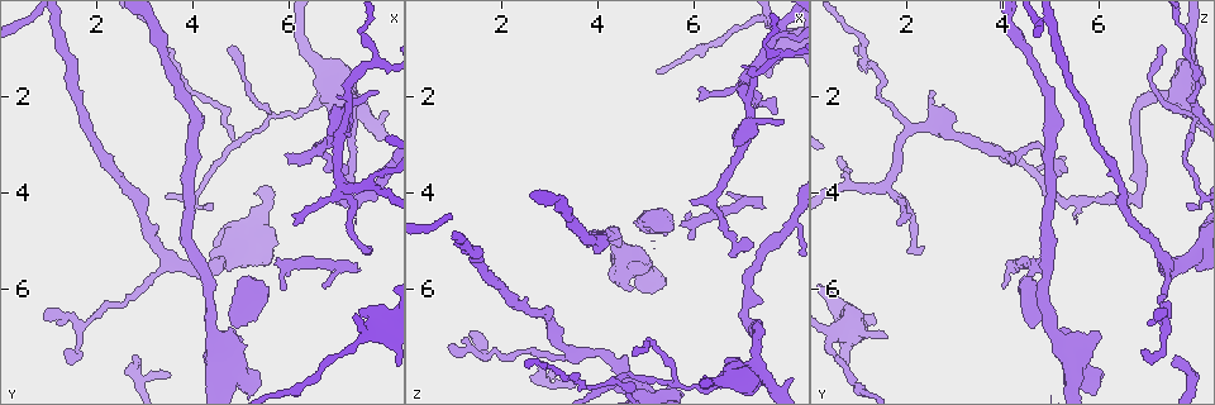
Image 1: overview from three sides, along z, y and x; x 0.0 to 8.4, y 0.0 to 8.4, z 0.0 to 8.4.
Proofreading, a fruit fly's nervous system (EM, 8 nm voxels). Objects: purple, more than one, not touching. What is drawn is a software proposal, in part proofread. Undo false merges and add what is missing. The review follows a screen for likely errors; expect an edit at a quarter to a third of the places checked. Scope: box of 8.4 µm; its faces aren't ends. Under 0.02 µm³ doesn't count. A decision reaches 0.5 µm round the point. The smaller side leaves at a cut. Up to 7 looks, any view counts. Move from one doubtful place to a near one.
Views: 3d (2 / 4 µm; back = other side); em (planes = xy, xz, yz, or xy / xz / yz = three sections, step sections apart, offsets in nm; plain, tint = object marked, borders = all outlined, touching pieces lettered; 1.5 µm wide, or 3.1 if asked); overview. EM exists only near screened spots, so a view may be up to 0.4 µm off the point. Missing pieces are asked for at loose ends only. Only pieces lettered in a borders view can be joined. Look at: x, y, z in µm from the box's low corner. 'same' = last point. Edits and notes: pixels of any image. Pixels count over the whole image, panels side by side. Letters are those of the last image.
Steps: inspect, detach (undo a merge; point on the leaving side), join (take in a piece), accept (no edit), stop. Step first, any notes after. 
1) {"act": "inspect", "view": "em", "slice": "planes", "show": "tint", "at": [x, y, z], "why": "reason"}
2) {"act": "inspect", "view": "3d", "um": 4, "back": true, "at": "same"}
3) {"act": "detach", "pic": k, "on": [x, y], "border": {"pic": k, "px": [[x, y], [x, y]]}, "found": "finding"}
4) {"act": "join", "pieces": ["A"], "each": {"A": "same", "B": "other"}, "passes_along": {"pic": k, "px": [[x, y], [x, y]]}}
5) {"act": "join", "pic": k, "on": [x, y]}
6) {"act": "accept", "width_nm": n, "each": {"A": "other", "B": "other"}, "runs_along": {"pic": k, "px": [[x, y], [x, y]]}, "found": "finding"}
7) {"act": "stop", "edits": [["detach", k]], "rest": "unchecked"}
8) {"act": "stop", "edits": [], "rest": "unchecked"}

{"act": "inspect", "view": "em", "slice": "planes", "show": "borders", "at": [7.55, 6.95, 1.65]}

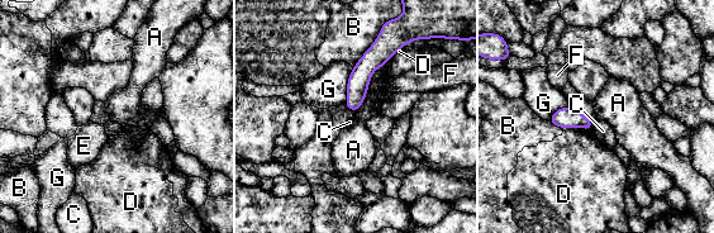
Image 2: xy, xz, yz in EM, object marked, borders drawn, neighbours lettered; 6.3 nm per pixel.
{"act": "accept", "each": {"A": "other", "B": "other", "C": "other", "D": "other", "E": "other", "F": "other", "G": "other"}, "border": {"pic": 2, "px": [[367, 94], [362, 105], [355, 113]]}, "found": "no lettered piece goes on from it"}

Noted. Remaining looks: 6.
{"act": "inspect", "view": "3d", "um": 2, "at": [7.45, 5.60, 4.30], "why": "free end"}

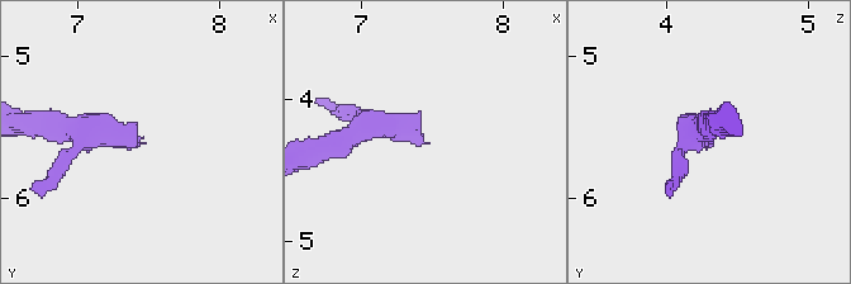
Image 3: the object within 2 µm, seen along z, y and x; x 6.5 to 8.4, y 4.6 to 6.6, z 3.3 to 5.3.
{"act": "inspect", "view": "em", "slice": "planes", "show": "tint", "at": [7.46, 5.60, 4.28]}

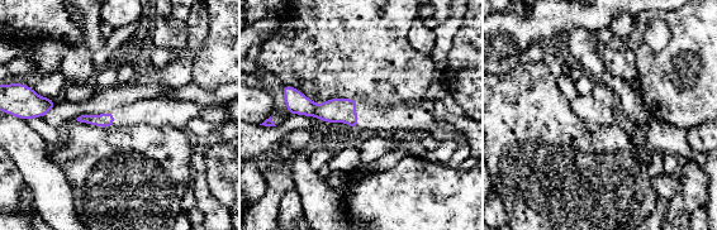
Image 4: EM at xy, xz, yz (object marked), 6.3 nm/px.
{"act": "inspect", "view": "em", "slice": "planes", "show": "borders", "at": "same", "why": "what lies round it"}

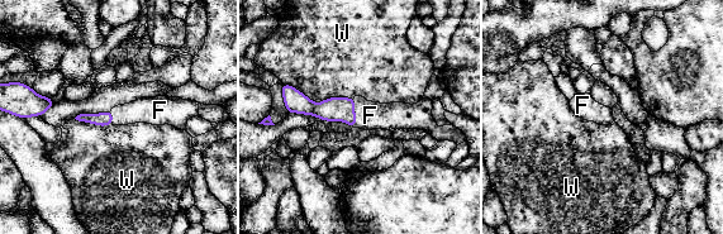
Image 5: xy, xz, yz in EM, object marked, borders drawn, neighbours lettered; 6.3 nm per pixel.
{"act": "join", "pieces": ["F"], "each": {"F": "same", "W": "other"}, "found": "it goes on there"}

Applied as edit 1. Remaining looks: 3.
{"act": "inspect", "view": "overview"}

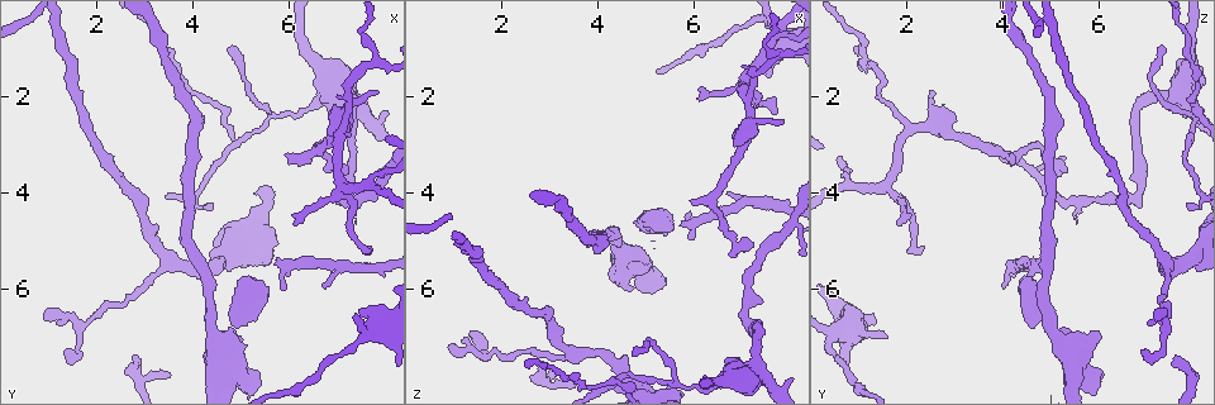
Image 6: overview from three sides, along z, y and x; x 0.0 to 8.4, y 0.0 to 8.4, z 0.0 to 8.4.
{"act": "inspect", "view": "em", "slice": "yz", "step": 8, "show": "borders", "at": [7.40, 2.15, 6.80], "why": "sharp bend"}

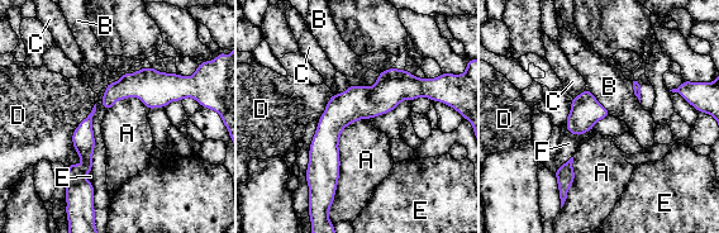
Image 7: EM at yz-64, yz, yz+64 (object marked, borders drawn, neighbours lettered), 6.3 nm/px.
{"act": "accept", "width_nm": 90, "longest_contact_nm": ["A", 600], "each": {"A": "other", "B": "other", "C": "other", "D": "other", "E": "other", "F": "other"}, "found": "continuous, no second cell"}

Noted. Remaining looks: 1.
{"act": "stop", "edits": [["join", 5]], "rest": "unchecked"}

